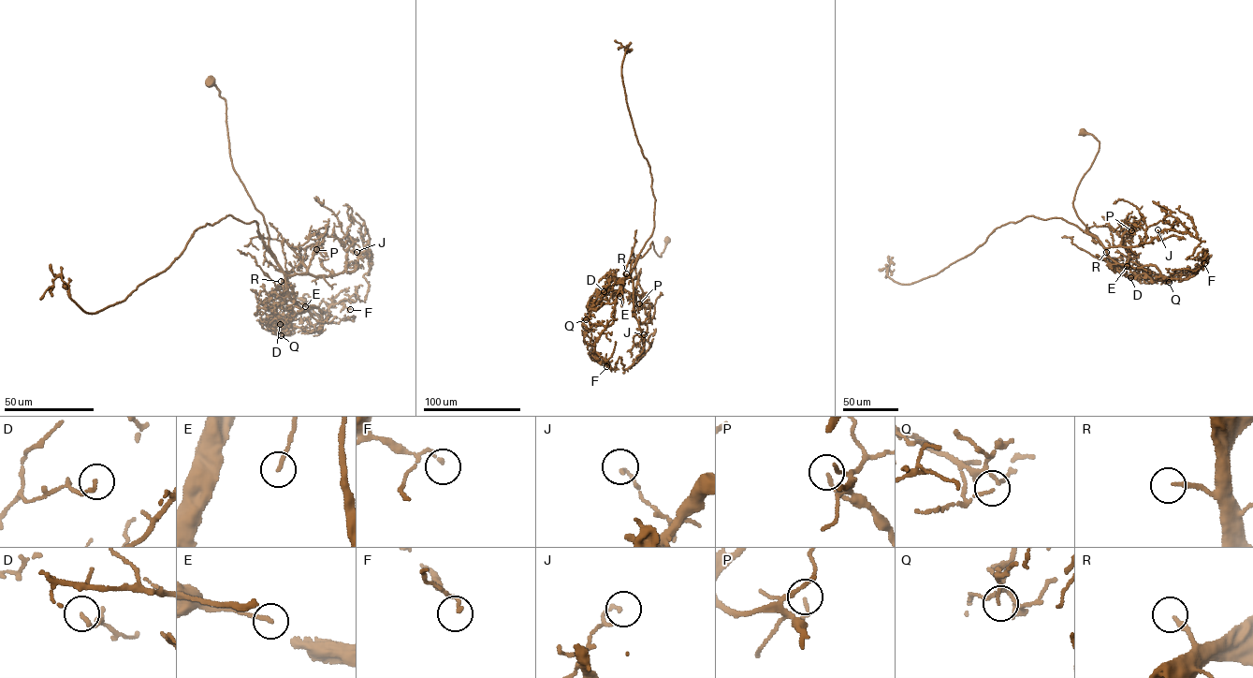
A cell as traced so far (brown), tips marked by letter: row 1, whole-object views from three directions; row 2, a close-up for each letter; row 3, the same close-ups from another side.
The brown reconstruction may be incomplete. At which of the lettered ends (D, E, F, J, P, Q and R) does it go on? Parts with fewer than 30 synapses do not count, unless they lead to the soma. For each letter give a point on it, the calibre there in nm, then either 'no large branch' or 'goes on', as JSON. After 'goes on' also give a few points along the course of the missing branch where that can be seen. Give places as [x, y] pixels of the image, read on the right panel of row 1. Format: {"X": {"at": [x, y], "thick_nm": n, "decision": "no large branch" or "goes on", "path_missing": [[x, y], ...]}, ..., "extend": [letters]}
{"D": {"at": [1130, 277], "thick_nm": 140, "decision": "no large branch"}, "E": {"at": [1127, 266], "thick_nm": 160, "decision": "goes on"}, "F": {"at": [1204, 263], "thick_nm": 140, "decision": "no large branch"}, "J": {"at": [1158, 229], "thick_nm": 150, "decision": "no large branch"}, "P": {"at": [1131, 230], "thick_nm": 120, "decision": "no large branch"}, "Q": {"at": [1169, 282], "thick_nm": 110, "decision": "no large branch"}, "R": {"at": [1106, 252], "thick_nm": 180, "decision": "goes on", "path_missing": [[1106, 252], [1094, 236]]}, "extend": ["E", "R"]}

